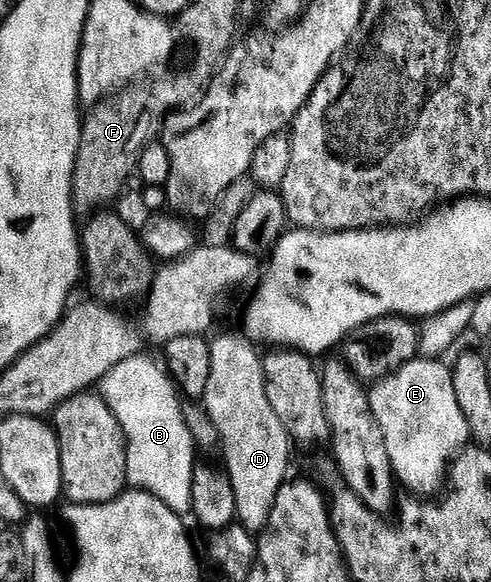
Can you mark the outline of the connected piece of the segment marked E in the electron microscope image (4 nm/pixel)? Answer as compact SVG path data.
M415 359L389 377L383 377L369 390L372 415L380 423L397 484L407 485L414 495L437 494L447 480L450 462L470 441L450 369L442 364L438 359Z

